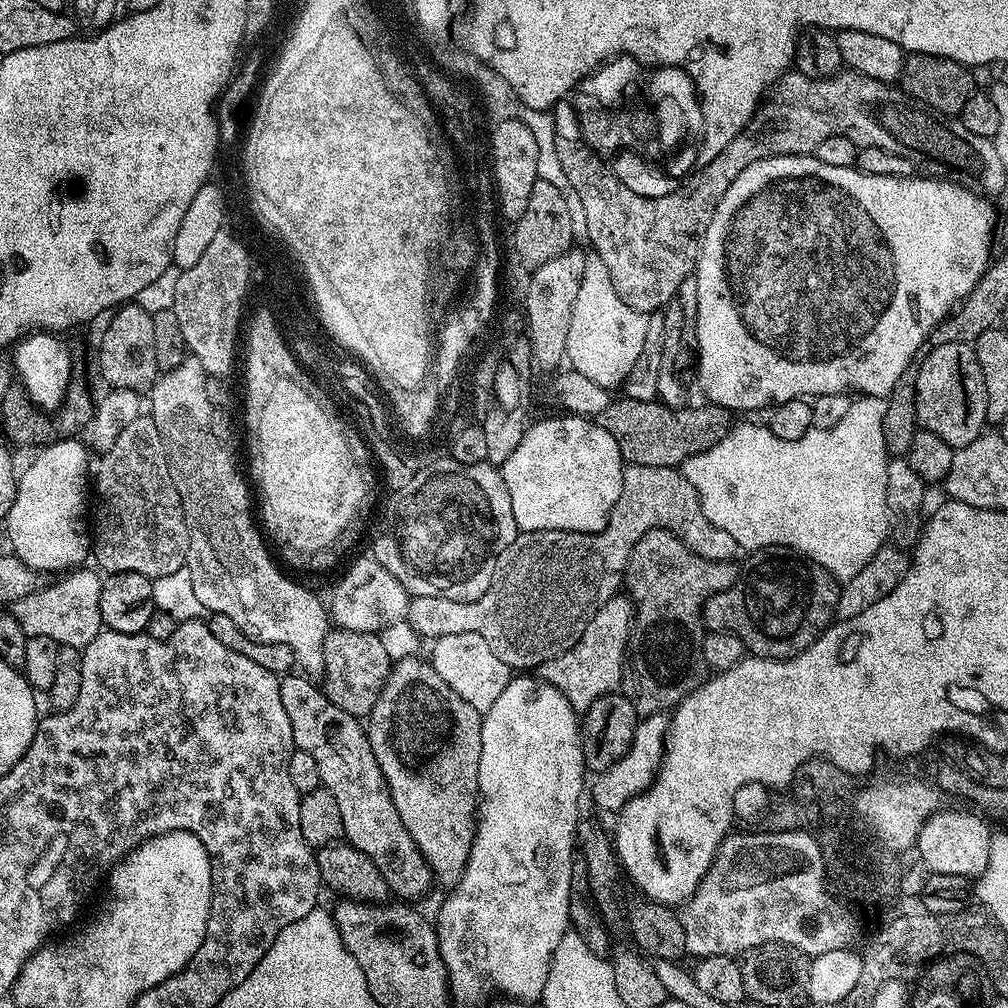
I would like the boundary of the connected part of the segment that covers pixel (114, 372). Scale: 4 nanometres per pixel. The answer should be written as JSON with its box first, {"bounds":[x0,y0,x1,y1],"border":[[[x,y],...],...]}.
{"bounds":[98,302,158,393],"border":[[[135,302],[117,308],[113,321],[103,335],[98,355],[100,355],[100,372],[104,375],[105,385],[134,390],[138,393],[151,389],[158,379],[152,314],[140,308]]]}

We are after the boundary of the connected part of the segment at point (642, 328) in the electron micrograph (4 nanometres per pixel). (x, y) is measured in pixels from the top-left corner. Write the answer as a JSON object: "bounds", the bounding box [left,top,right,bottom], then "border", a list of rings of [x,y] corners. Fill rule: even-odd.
{"bounds":[566,254,648,390],"border":[[[595,254],[589,255],[582,274],[582,282],[578,286],[578,298],[574,298],[574,310],[570,314],[570,334],[566,338],[567,363],[578,374],[586,374],[586,378],[598,382],[598,386],[603,388],[612,390],[615,389],[615,384],[616,387],[623,385],[634,367],[634,362],[638,360],[642,344],[646,342],[647,322],[648,317],[645,313],[626,306],[626,302],[618,298],[602,258]]]}

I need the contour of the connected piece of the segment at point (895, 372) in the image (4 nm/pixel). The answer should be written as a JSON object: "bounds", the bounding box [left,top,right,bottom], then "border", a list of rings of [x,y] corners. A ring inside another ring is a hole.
{"bounds":[694,155,996,410],"border":[[[815,155],[806,156],[771,156],[765,160],[754,162],[730,182],[730,190],[722,194],[722,202],[714,210],[714,214],[708,223],[703,238],[700,240],[700,257],[696,259],[696,271],[694,283],[696,285],[696,348],[700,351],[700,388],[704,391],[705,401],[718,404],[729,410],[736,408],[765,408],[771,409],[782,402],[799,400],[801,398],[815,398],[822,394],[863,394],[865,396],[887,397],[895,382],[901,377],[902,372],[916,360],[917,350],[927,342],[927,336],[938,327],[942,320],[949,315],[969,294],[974,290],[977,282],[983,278],[987,271],[992,254],[992,227],[996,224],[996,212],[991,208],[989,201],[983,195],[977,194],[971,188],[965,188],[962,184],[954,184],[951,180],[943,178],[925,178],[916,176],[875,176],[861,172],[859,168],[843,168],[842,166],[826,166],[826,162],[816,159]]]}

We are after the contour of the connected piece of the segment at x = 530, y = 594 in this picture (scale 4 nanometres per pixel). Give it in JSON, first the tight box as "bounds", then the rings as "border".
{"bounds":[406,464,741,670],"border":[[[628,464],[622,478],[622,494],[608,516],[606,526],[600,532],[571,532],[570,530],[534,530],[520,532],[506,546],[498,558],[490,590],[482,598],[470,602],[458,602],[450,598],[433,596],[412,596],[408,605],[406,621],[425,641],[434,642],[446,634],[478,634],[486,638],[490,650],[506,662],[512,670],[536,670],[548,660],[570,650],[582,638],[590,618],[607,602],[610,590],[616,590],[622,584],[622,577],[629,567],[632,552],[643,533],[664,528],[680,538],[680,541],[694,554],[711,560],[737,559],[736,552],[741,551],[740,544],[734,542],[731,534],[726,534],[706,518],[700,500],[696,497],[694,486],[684,477],[679,467],[663,468]]]}

